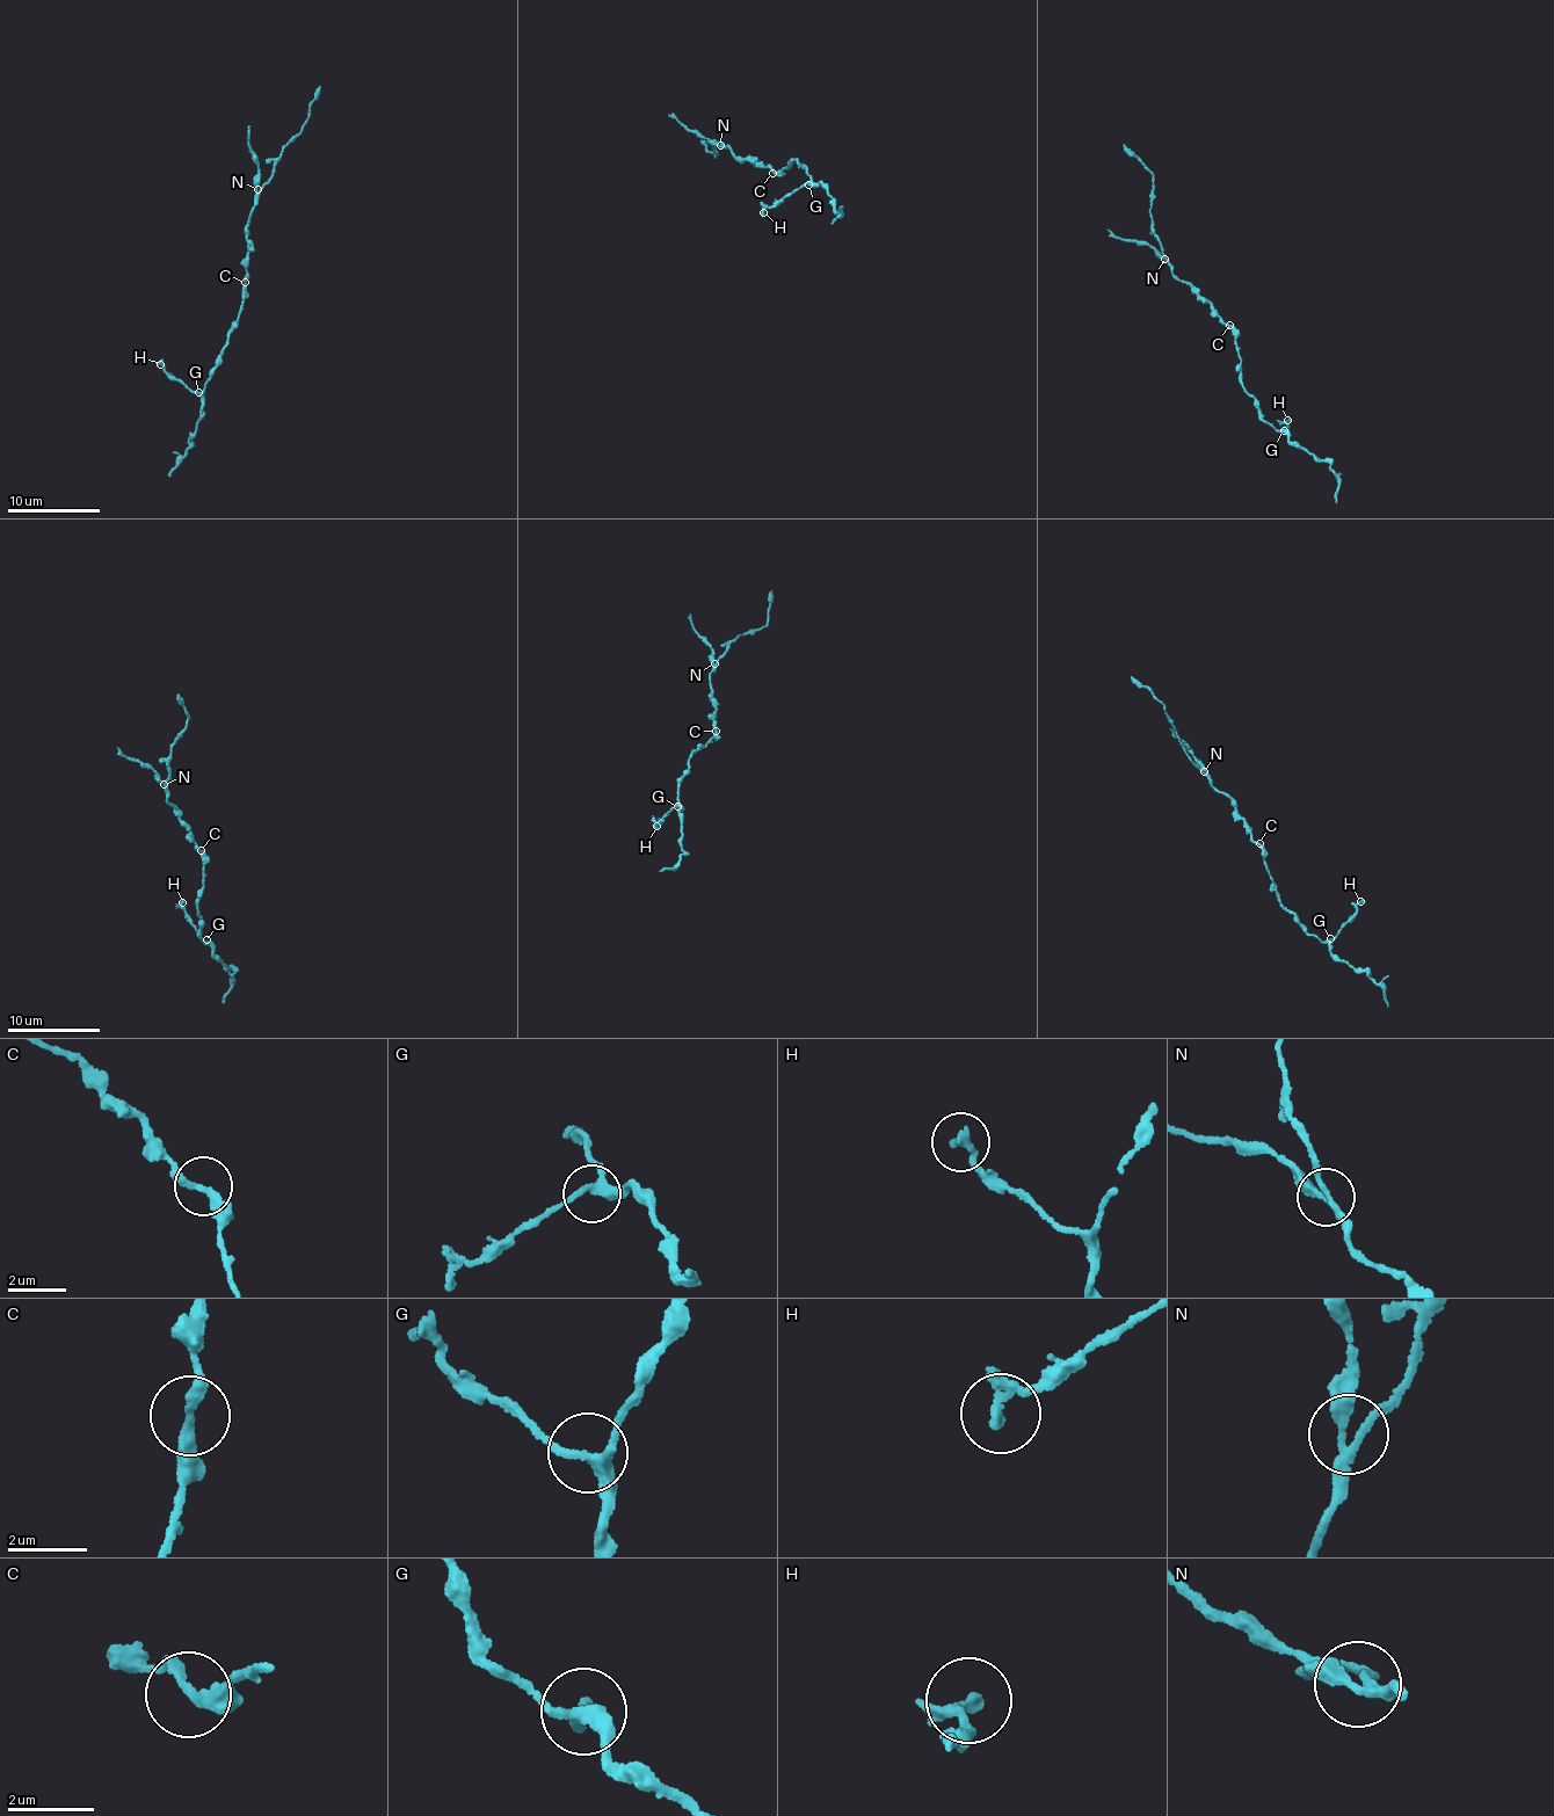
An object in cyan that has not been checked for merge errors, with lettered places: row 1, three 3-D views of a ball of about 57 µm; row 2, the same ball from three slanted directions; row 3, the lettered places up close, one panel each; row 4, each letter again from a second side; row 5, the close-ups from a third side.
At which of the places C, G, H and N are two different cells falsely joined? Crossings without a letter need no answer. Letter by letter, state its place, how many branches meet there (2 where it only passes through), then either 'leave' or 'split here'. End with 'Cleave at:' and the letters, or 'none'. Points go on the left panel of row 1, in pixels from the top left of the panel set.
C: place (245, 282); branches 2; leave
G: place (198, 392); branches 3; leave
H: place (160, 364); branches 2; leave
N: place (258, 189); branches 3; leave
Cleave at: none

